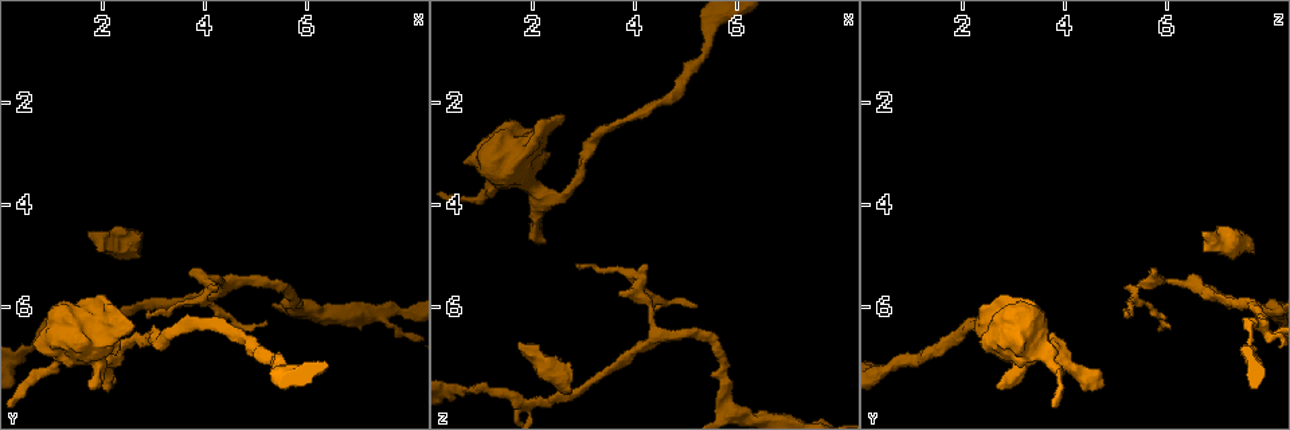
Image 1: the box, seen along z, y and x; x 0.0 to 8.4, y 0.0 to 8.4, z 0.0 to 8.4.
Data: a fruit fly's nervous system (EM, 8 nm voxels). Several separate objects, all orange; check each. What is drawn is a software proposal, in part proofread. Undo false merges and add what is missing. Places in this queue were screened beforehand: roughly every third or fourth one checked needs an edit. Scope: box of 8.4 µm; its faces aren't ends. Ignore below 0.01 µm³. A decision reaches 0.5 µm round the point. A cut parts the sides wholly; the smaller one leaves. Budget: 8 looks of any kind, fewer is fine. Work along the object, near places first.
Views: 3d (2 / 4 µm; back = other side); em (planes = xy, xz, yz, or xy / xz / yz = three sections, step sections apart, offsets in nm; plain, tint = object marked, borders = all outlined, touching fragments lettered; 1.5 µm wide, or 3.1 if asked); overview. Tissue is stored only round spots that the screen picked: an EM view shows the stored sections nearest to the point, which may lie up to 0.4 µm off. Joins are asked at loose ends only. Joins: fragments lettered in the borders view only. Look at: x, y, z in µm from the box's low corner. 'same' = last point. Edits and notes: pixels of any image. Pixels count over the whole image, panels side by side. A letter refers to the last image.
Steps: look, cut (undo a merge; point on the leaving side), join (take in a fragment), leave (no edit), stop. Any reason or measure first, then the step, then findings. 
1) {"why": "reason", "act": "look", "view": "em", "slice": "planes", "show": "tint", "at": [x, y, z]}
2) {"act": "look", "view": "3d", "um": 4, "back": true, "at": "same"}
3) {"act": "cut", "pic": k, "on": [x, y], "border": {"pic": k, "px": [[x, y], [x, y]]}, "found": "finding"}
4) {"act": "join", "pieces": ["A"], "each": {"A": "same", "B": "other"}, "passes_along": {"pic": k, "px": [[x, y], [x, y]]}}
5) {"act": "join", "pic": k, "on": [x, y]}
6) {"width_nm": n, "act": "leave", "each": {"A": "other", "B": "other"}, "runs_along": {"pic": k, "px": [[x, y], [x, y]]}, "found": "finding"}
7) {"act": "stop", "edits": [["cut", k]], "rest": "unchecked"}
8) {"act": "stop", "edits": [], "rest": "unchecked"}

{"why": "branch stops here", "act": "look", "view": "em", "slice": "planes", "show": "plain", "at": [2.20, 7.50, 4.70]}

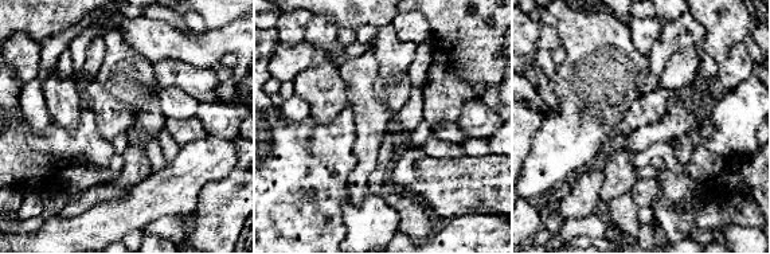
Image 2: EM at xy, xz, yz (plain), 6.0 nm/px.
{"why": "see the neighbours", "act": "look", "view": "em", "slice": "planes", "show": "borders", "at": "same"}

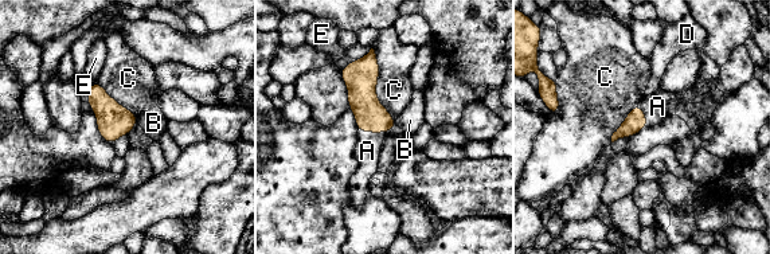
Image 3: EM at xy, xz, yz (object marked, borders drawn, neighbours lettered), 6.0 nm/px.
{"act": "join", "pieces": ["A"], "each": {"A": "same", "B": "other", "C": "other", "D": "other", "E": "other"}, "passes_along": {"pic": 3, "px": [[371, 116], [372, 132], [367, 151]]}, "found": "it goes on there"}

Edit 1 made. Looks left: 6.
{"why": "see it whole again", "act": "look", "view": "overview"}

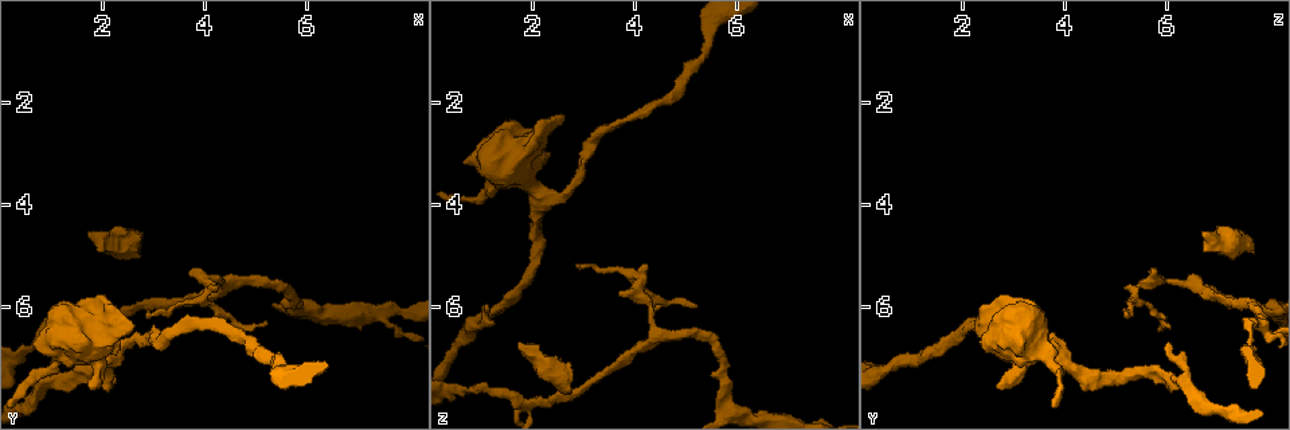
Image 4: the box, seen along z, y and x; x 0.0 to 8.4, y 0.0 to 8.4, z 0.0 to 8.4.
{"act": "look", "view": "3d", "um": 2, "at": [0.75, 6.55, 7.70]}

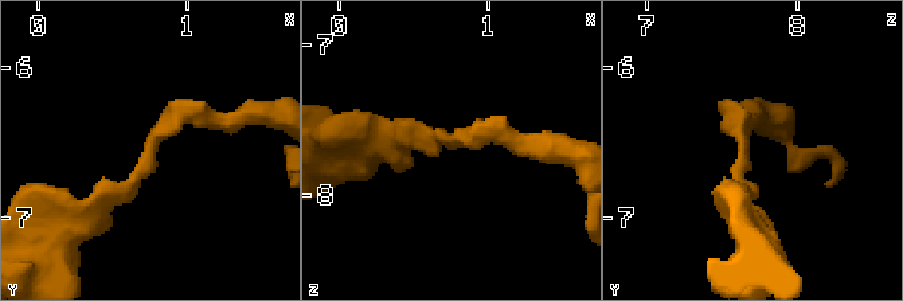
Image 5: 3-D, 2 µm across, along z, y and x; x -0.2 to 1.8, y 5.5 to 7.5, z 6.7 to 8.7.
{"arm_widths_nm": [200, 260], "act": "look", "view": "em", "slice": "planes", "show": "borders", "at": [0.78, 6.60, 7.66]}

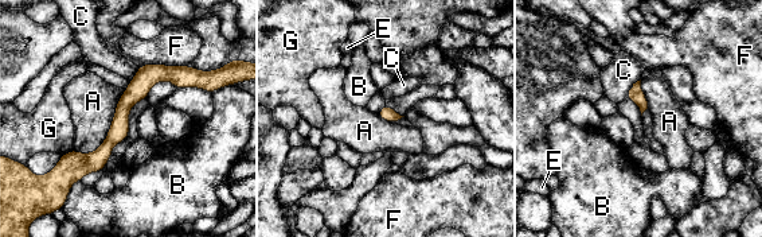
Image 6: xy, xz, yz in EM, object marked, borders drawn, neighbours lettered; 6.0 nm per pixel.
{"width_nm": 90, "act": "leave", "each": {"A": "other", "B": "other", "C": "other", "E": "other", "F": "other", "G": "other"}, "border": {"pic": 6, "px": [[128, 86], [105, 140], [75, 151]]}, "found": "all the same cell"}

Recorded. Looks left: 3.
{"why": "calibre changes", "act": "look", "view": "em", "slice": "yz", "step": 4, "show": "borders", "at": [2.20, 6.35, 2.55]}

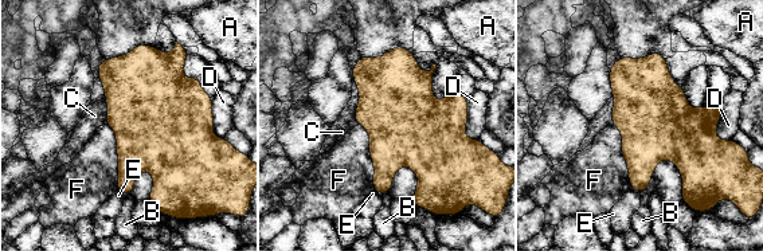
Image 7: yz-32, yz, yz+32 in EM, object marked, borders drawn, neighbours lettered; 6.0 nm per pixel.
{"act": "leave", "each": {"A": "other", "B": "other", "C": "other", "D": "other", "E": "other", "F": "other"}, "found": "continuous, no second cell"}

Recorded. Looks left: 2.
{"act": "stop", "edits": [["join", 3]], "rest": "unchecked"}

